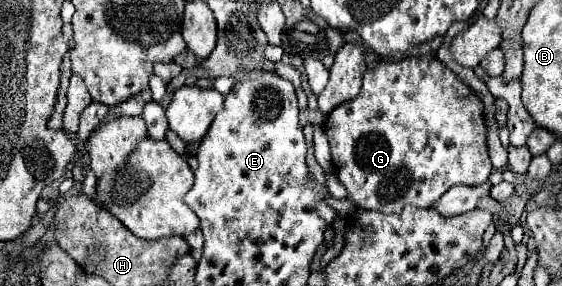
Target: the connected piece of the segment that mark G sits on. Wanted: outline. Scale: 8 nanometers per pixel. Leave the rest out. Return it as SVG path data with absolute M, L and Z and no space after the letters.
M426 55L426 57L410 57L410 59L404 59L400 63L380 61L374 69L368 69L366 75L364 75L360 95L352 101L346 101L346 103L338 105L328 115L328 119L324 123L324 131L326 131L328 141L330 141L332 163L334 163L336 175L344 183L344 187L348 189L348 199L352 199L356 203L356 207L360 207L360 209L374 209L374 211L380 211L380 213L400 213L406 205L414 205L414 207L422 207L422 209L430 207L434 201L438 201L454 185L478 187L478 183L488 181L488 177L492 173L492 163L490 163L488 149L486 149L486 125L484 125L482 115L484 115L484 105L482 105L480 97L464 81L460 81L446 65L442 65L436 57Z

